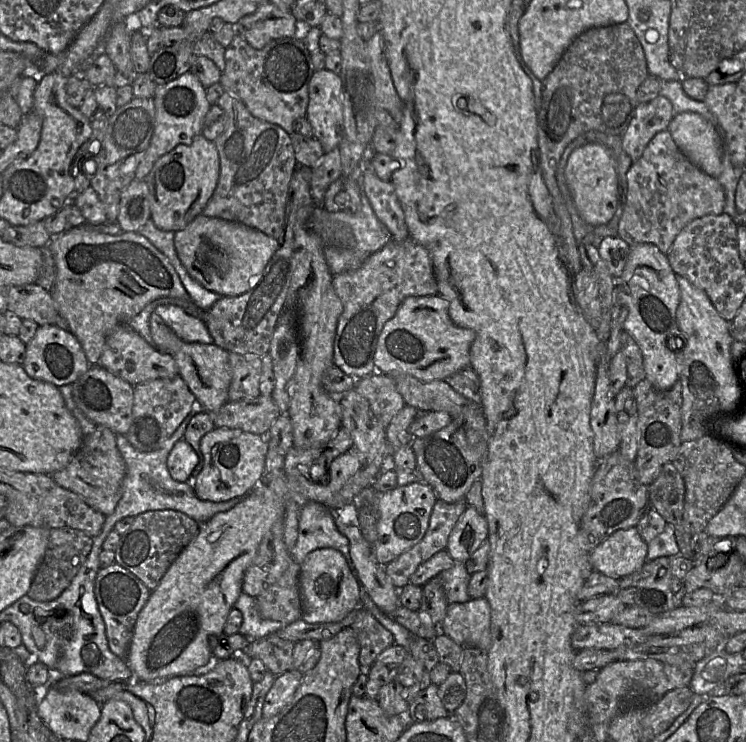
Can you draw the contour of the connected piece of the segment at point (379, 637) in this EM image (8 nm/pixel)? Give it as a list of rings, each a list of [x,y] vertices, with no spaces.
[[[365,608],[357,612],[357,618],[350,627],[360,646],[358,660],[362,671],[368,669],[385,649],[395,644],[393,634]]]

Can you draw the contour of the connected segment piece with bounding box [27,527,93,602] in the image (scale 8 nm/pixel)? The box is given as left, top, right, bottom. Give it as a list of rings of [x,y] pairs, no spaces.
[[[73,528],[50,529],[49,541],[44,557],[39,564],[27,595],[35,601],[52,601],[70,585],[84,565],[93,545],[93,538]]]

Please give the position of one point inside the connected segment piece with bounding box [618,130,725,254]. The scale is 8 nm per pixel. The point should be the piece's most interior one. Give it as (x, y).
(665, 191)

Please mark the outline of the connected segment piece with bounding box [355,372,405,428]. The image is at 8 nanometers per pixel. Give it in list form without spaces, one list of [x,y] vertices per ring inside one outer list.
[[[374,372],[365,378],[357,379],[355,390],[368,401],[371,411],[384,428],[405,406],[394,379],[381,373]]]

